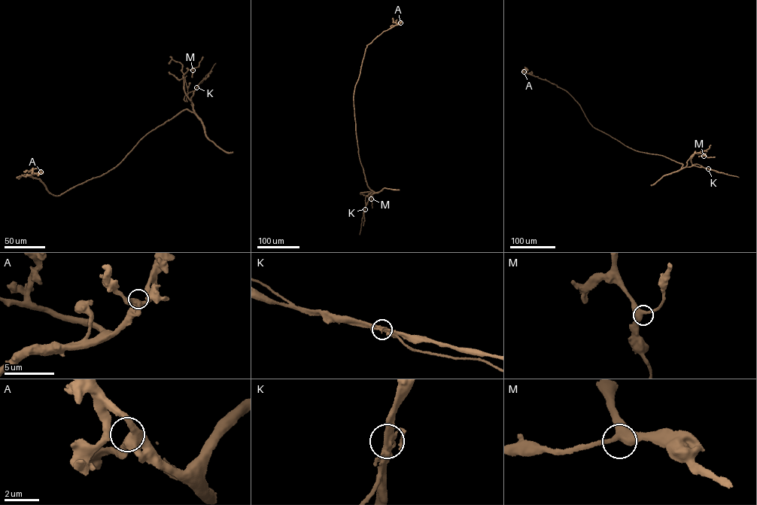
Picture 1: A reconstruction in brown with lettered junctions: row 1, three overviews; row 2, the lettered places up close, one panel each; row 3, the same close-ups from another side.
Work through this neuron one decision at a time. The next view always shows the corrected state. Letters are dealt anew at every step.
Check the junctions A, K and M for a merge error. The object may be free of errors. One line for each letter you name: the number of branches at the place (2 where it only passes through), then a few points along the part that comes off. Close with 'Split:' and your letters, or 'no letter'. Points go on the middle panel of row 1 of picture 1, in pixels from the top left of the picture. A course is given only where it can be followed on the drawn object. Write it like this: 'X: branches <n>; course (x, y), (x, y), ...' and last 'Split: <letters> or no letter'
K: branches 3; course (365, 208), (366, 196), (372, 193), (371, 190)
Split: K

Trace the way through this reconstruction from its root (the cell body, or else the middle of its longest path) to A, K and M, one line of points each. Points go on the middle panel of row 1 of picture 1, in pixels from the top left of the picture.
A: (381, 190), (375, 193), (372, 190), (366, 180), (358, 153), (353, 96), (367, 45), (383, 31), (400, 22)
K: (381, 190), (370, 196), (365, 208)
M: (381, 190), (372, 193), (372, 190), (371, 199)

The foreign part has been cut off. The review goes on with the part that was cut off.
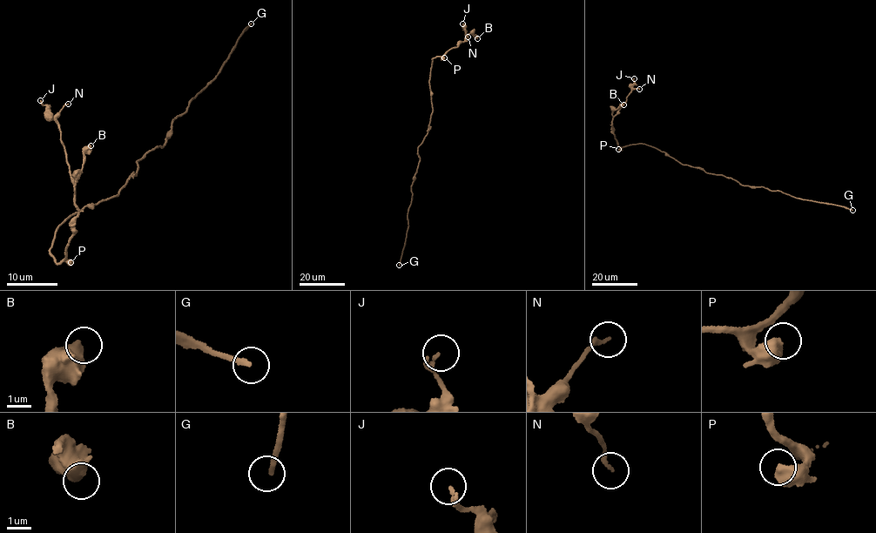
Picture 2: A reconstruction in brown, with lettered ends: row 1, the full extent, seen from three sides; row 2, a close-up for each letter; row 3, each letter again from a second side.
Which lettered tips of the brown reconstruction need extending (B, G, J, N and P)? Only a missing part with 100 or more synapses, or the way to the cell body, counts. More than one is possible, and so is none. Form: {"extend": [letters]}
{"extend": ["G"]}

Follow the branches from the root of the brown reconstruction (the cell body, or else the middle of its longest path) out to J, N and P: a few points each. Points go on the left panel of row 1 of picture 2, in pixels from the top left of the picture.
J: (125, 184), (56, 229), (50, 249), (57, 263), (76, 232), (78, 207), (58, 124), (40, 100)
N: (125, 184), (56, 229), (50, 249), (57, 263), (78, 214), (57, 118), (68, 104)
P: (125, 184), (116, 197), (102, 200), (91, 209), (86, 206), (56, 229), (50, 252), (57, 263), (70, 262)

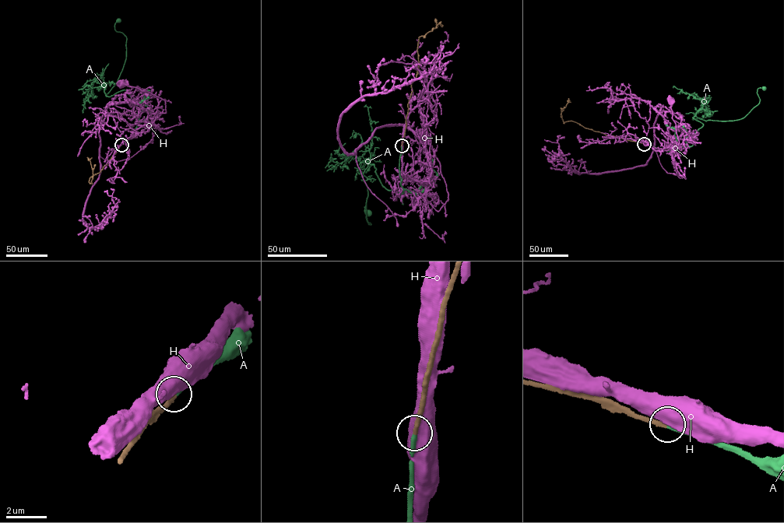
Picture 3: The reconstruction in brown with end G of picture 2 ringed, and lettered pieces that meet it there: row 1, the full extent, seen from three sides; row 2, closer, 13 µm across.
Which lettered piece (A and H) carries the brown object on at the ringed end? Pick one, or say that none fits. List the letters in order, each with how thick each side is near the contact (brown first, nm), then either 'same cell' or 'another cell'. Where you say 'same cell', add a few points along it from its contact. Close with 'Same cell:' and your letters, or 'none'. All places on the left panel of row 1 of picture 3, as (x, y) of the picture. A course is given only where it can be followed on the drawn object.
A: calibres 220 and 220 nm; same cell; course (121, 145), (135, 131), (142, 108), (125, 90), (106, 95), (126, 59), (127, 40), (114, 29), (117, 20)
H: calibres 240 and 750 nm; another cell
Same cell: A

